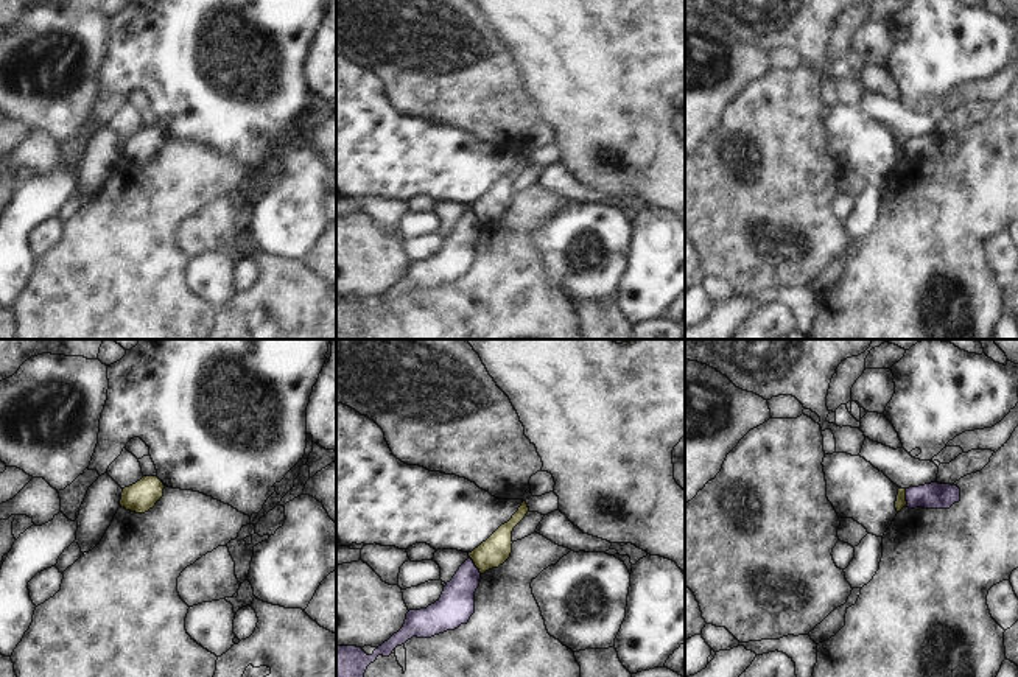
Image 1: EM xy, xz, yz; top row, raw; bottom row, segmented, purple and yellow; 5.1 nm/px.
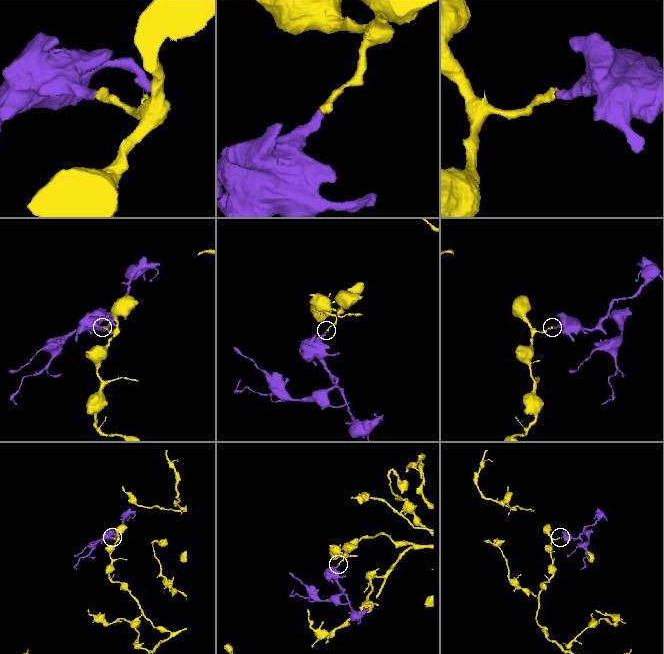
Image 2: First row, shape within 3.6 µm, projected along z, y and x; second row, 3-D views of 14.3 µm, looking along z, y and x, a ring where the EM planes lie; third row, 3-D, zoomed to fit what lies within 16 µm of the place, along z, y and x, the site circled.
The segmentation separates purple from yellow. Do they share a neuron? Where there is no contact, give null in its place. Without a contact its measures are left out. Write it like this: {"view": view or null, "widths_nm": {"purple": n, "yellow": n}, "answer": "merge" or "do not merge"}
{"view": "xz", "widths_nm": {"purple": 190, "yellow": 150}, "answer": "do not merge"}

